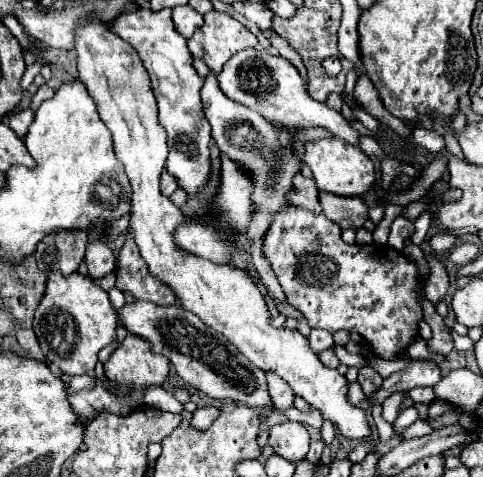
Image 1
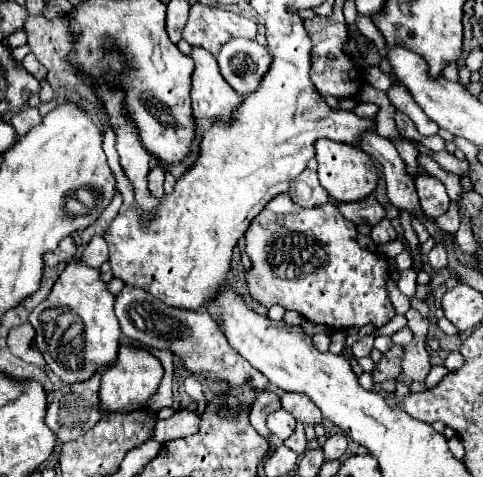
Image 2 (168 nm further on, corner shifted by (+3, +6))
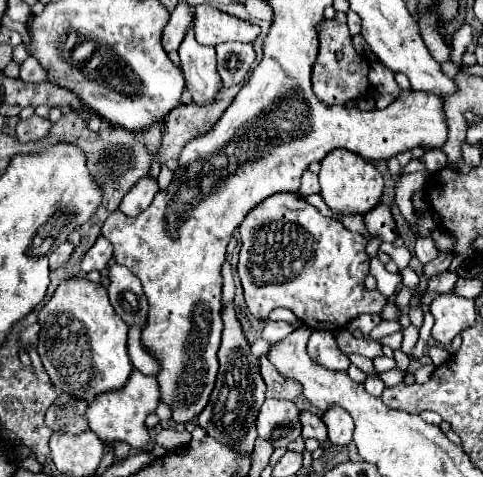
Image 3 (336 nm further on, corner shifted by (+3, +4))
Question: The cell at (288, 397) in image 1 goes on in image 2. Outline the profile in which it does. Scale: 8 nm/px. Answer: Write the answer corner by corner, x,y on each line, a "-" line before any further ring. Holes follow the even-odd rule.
285,392
281,396
281,406
293,414
293,418
297,422
303,422
305,426
311,424
311,426
317,426
321,424
323,416
321,416
321,410
303,394
289,394

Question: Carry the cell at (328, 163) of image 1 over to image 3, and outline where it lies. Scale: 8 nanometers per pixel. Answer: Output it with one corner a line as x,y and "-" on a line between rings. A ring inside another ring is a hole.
337,148
331,150
321,162
321,172
319,172
319,184
321,184
321,196
325,204
341,214
365,214
373,206
379,204
381,194
383,194
383,178
379,170
365,158
357,156
355,152

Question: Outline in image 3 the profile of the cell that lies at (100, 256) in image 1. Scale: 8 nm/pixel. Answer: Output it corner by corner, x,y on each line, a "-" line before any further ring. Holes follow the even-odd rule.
99,236
97,242
91,246
91,250
85,254
85,258
81,260
81,270
83,272
91,272
91,270
103,270
107,266
107,262
111,260
113,254
113,246
107,238

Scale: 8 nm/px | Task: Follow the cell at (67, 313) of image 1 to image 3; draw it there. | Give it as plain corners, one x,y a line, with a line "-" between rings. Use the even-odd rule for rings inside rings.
85,276
63,280
37,318
41,326
37,350
49,378
61,390
91,402
99,392
123,388
133,370
127,356
129,326
117,318
107,290
99,282
91,282

